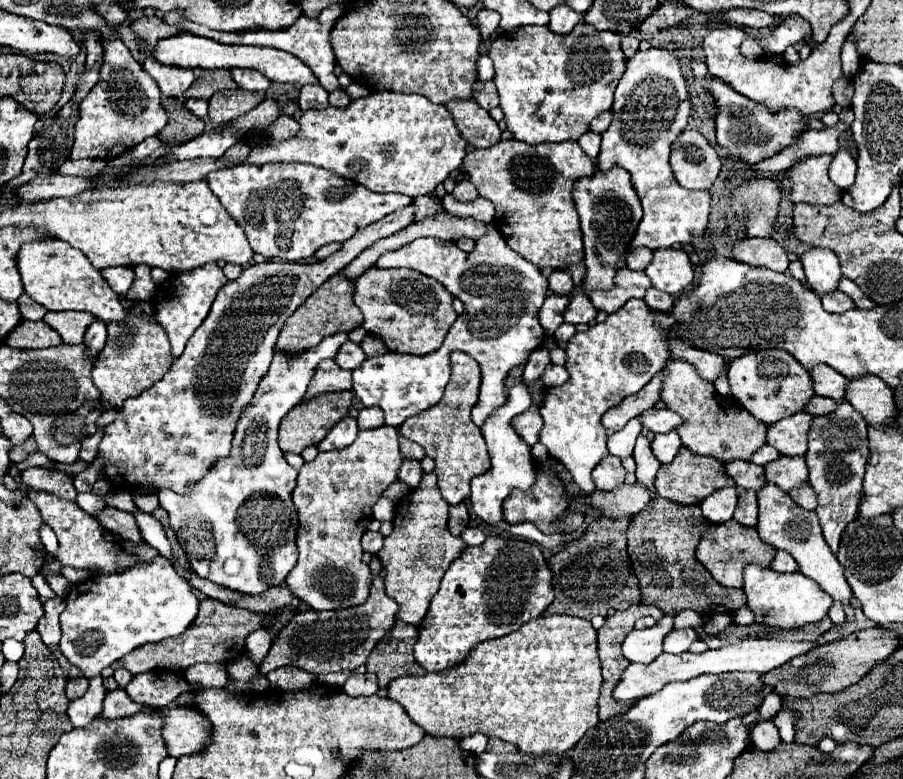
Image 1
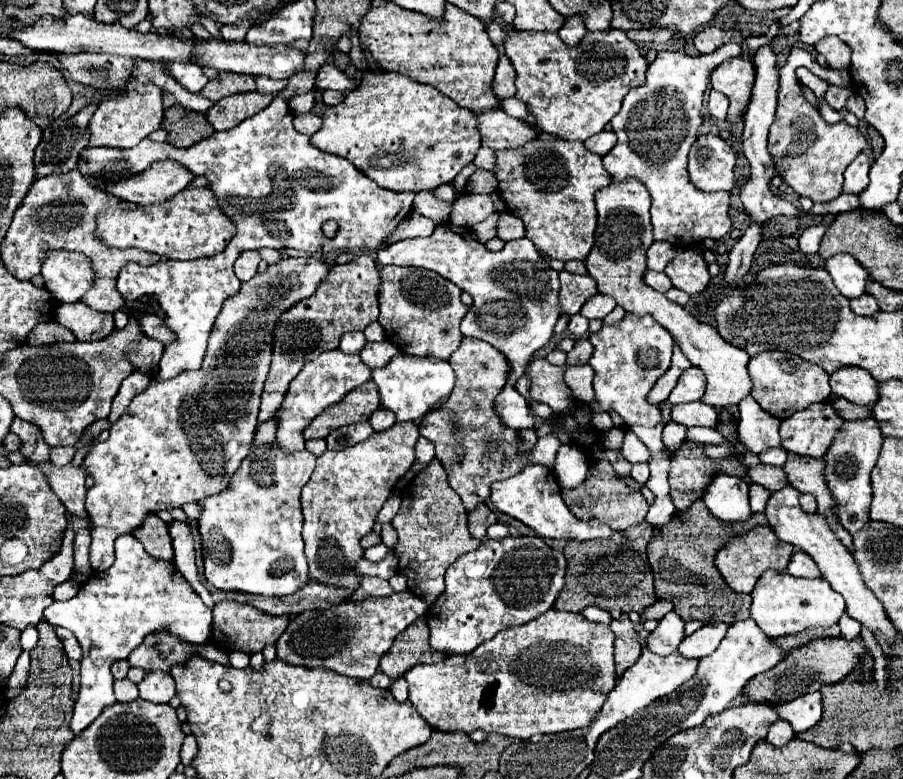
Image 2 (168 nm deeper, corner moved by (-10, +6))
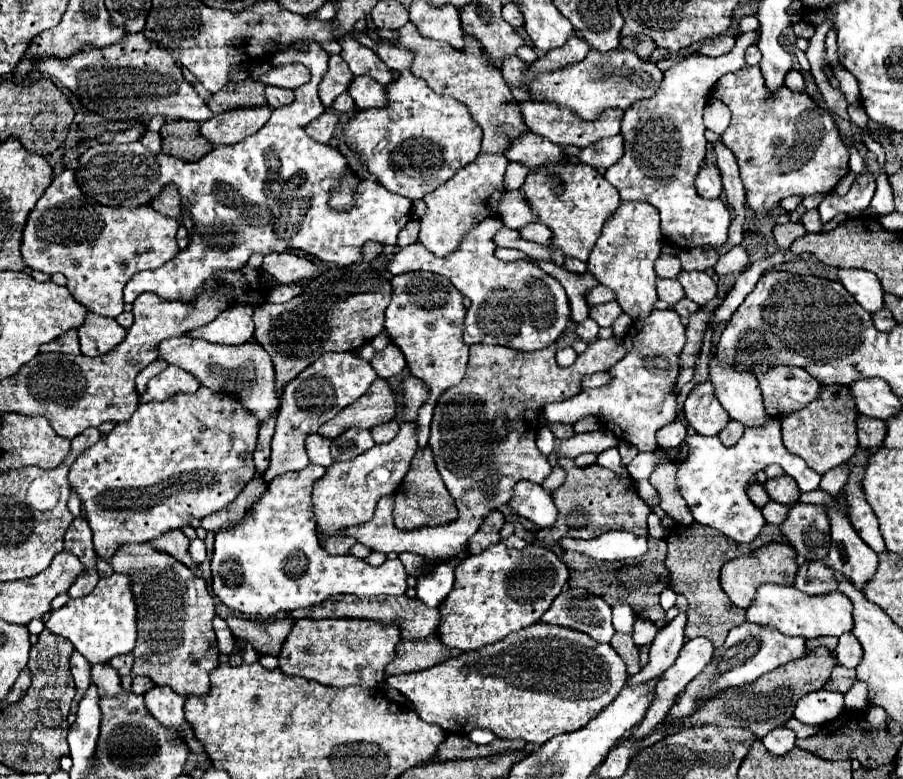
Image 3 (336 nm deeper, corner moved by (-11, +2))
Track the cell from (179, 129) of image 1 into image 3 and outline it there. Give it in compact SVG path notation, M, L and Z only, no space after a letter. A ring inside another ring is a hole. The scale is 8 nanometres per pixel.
M166 121L160 129L160 135L162 135L162 151L168 153L168 155L174 155L178 159L184 159L184 161L196 161L200 159L202 155L210 153L212 151L212 143L200 133L200 125L196 125L194 121Z

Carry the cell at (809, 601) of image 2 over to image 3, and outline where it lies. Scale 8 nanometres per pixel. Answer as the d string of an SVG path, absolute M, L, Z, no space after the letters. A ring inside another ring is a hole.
M764 583L756 591L756 599L752 601L752 605L746 609L746 619L750 623L776 629L784 635L800 635L806 639L820 635L840 637L844 631L852 629L852 603L840 591L826 593L824 597L808 597L792 585Z

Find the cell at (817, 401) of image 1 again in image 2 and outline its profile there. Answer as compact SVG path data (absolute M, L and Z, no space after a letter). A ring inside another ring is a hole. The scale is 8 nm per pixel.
M835 397L831 401L831 405L835 405L835 411L845 419L845 421L853 421L853 419L865 419L865 417L871 417L871 409L869 407L861 407L861 405L853 405L851 401L847 399L841 399L841 397Z

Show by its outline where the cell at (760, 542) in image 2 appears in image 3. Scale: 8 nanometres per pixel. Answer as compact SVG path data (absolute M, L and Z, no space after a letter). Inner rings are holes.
M768 543L744 557L736 557L736 559L728 561L720 569L720 583L722 583L722 589L726 591L726 595L730 597L730 601L736 603L738 607L746 609L754 601L754 593L760 585L764 585L764 583L792 585L796 571L798 571L796 549L792 549L792 545L788 545L788 543Z

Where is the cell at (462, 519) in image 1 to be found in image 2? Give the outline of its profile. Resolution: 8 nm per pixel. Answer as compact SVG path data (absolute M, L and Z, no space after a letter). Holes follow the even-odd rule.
M477 505L477 509L469 513L469 531L479 541L487 539L487 527L493 523L497 523L497 517L487 505Z

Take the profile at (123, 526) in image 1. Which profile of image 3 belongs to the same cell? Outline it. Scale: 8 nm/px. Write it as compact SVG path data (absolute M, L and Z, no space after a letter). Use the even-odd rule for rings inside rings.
M182 531L164 533L164 537L156 537L156 541L148 541L148 543L158 551L168 553L170 557L176 557L176 561L188 565L190 569L196 567L188 555L188 537Z

